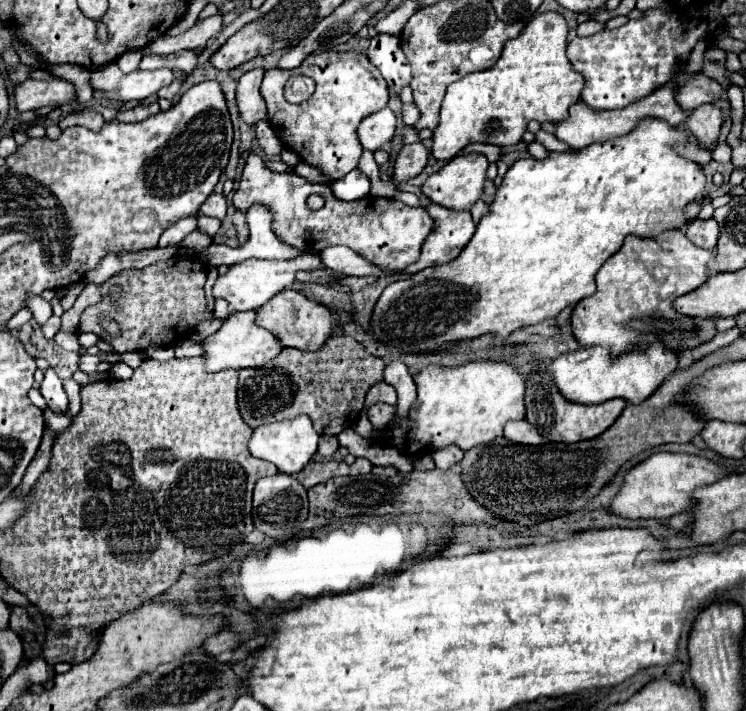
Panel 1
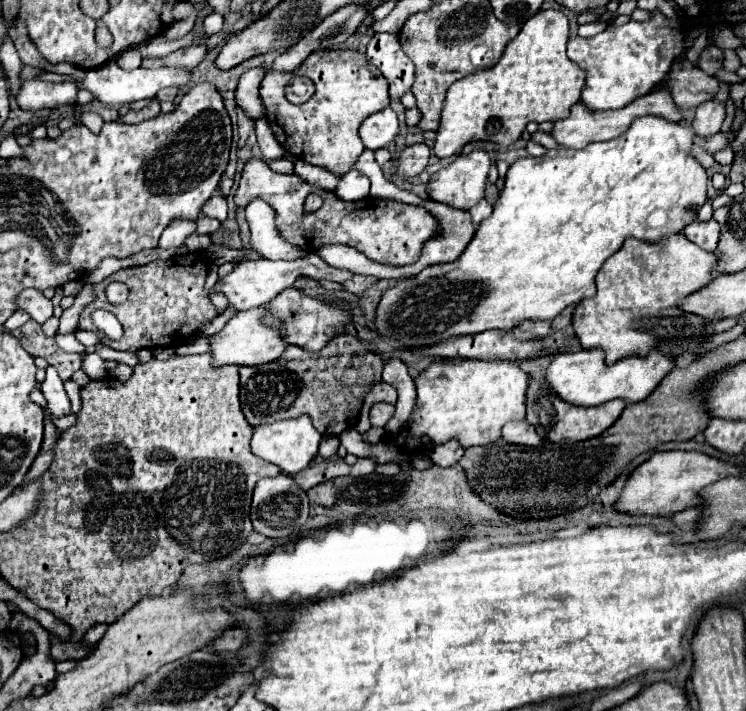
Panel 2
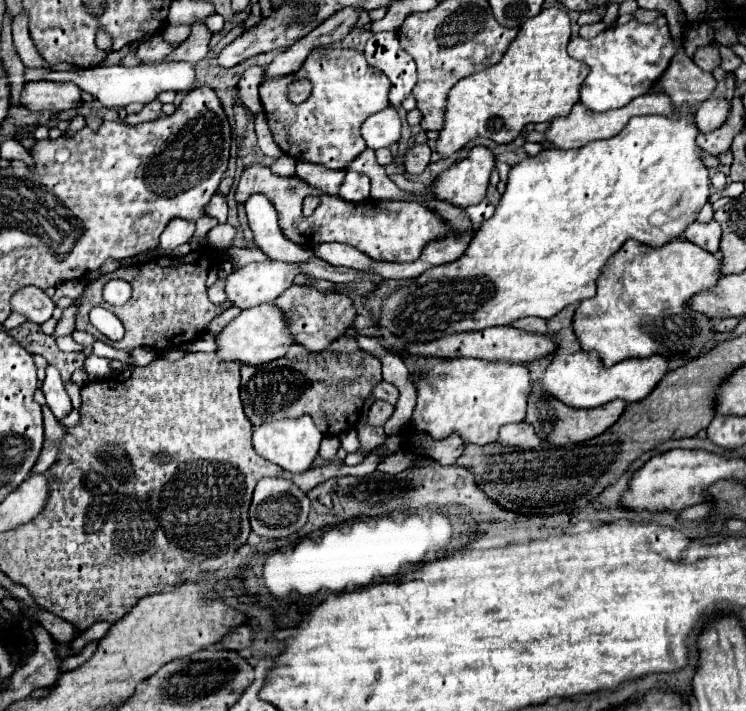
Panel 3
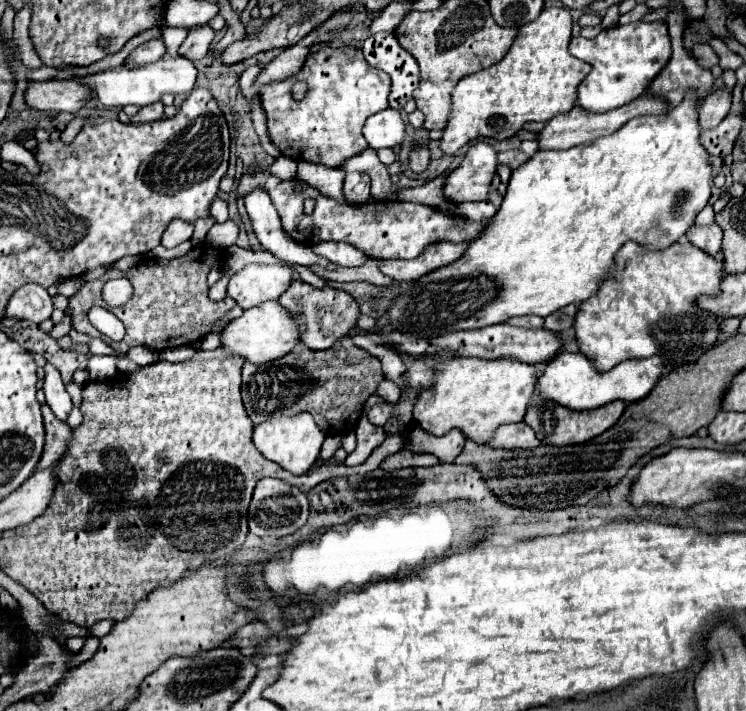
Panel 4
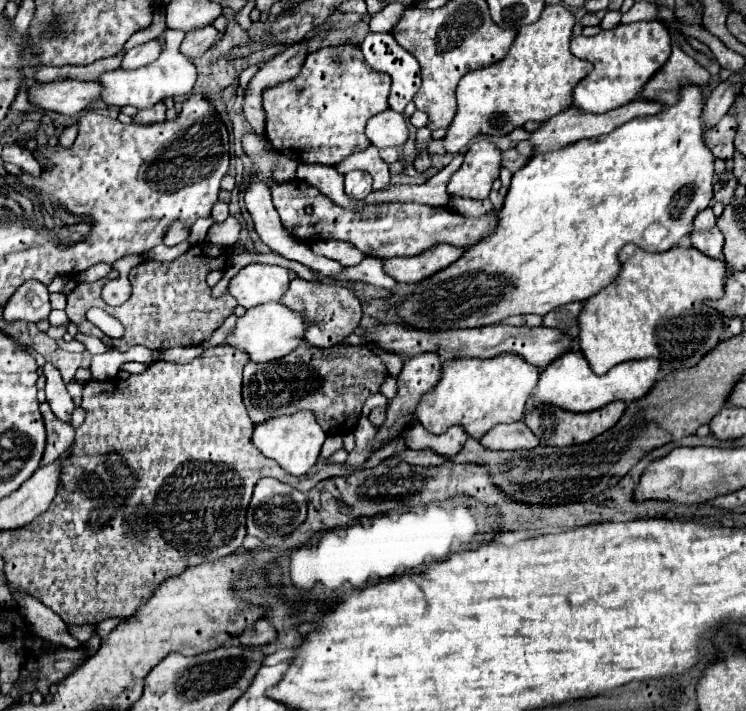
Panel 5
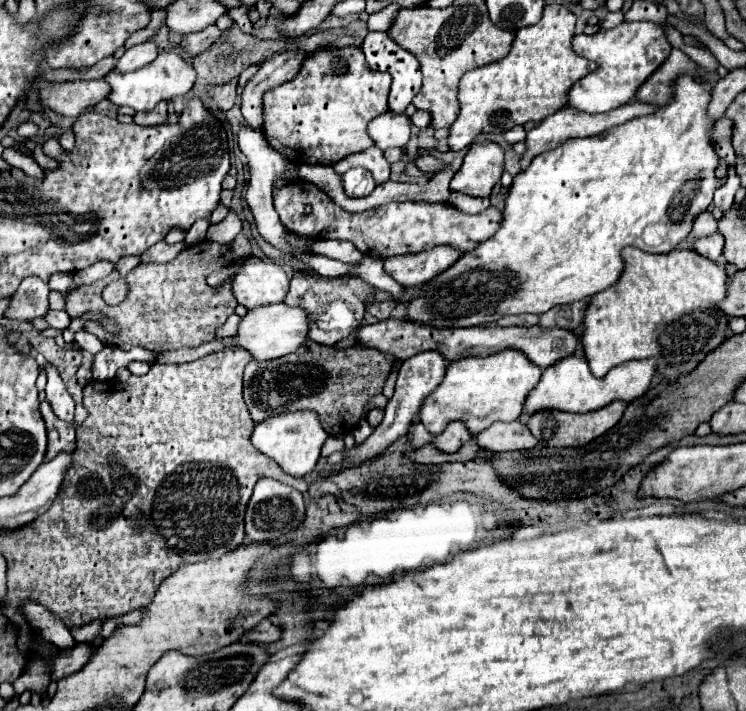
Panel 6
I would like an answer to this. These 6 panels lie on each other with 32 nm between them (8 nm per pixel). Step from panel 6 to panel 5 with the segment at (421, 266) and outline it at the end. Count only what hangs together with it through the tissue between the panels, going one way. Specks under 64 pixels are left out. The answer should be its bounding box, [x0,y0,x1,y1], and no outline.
[382,244,464,284]

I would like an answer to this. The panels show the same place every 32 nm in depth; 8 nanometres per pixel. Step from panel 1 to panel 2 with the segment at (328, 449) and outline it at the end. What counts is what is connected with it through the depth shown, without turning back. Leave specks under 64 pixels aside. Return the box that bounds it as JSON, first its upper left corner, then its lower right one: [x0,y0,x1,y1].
[318,436,340,460]

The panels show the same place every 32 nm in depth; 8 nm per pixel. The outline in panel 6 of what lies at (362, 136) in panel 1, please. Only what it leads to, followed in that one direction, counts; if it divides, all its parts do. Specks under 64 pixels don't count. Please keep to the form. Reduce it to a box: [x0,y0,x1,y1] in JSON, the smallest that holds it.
[368,112,410,150]

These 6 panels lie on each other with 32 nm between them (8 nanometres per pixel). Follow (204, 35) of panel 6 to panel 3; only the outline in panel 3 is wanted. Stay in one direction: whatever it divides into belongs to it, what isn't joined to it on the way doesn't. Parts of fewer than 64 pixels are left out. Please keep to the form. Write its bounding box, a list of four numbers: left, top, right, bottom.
[164,22,212,66]

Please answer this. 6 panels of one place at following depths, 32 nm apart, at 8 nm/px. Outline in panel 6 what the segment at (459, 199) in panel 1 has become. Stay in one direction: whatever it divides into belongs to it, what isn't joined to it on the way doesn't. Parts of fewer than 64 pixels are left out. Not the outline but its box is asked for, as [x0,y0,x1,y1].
[450,140,504,198]

